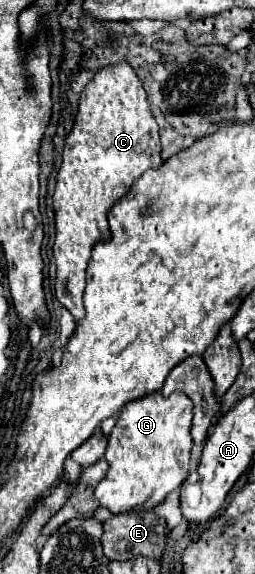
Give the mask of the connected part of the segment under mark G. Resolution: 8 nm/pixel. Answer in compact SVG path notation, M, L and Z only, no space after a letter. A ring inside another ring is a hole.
M152 393L130 401L120 411L108 437L104 459L110 467L94 491L100 505L112 513L124 513L134 507L152 509L160 505L168 493L178 489L190 469L190 451L194 445L190 439L192 417L192 401L188 401L184 393L172 393L170 397Z

